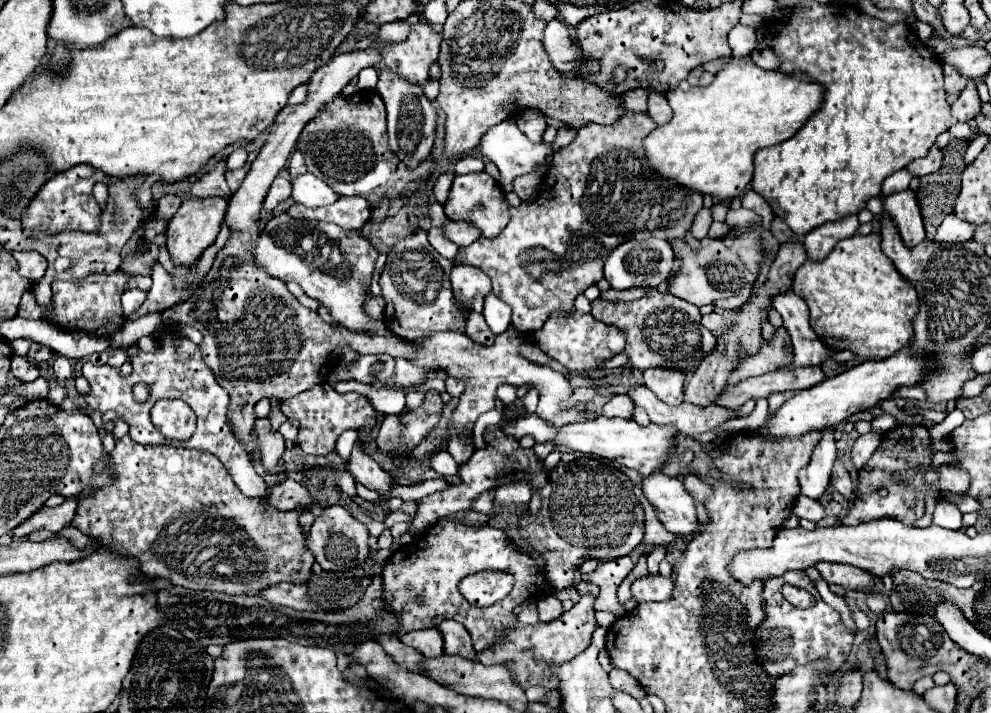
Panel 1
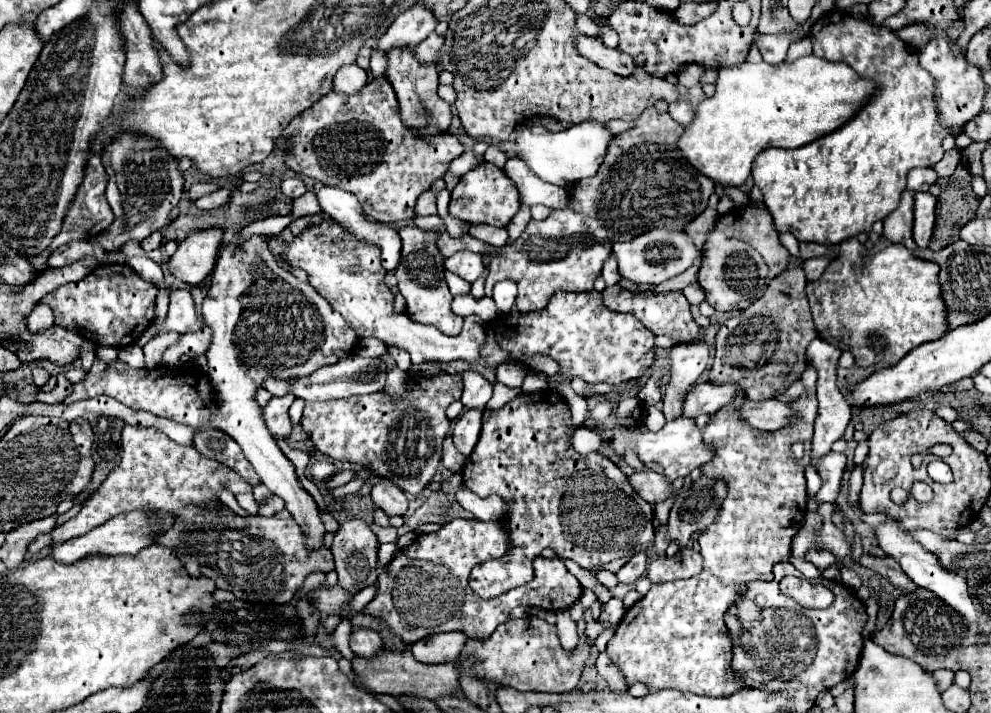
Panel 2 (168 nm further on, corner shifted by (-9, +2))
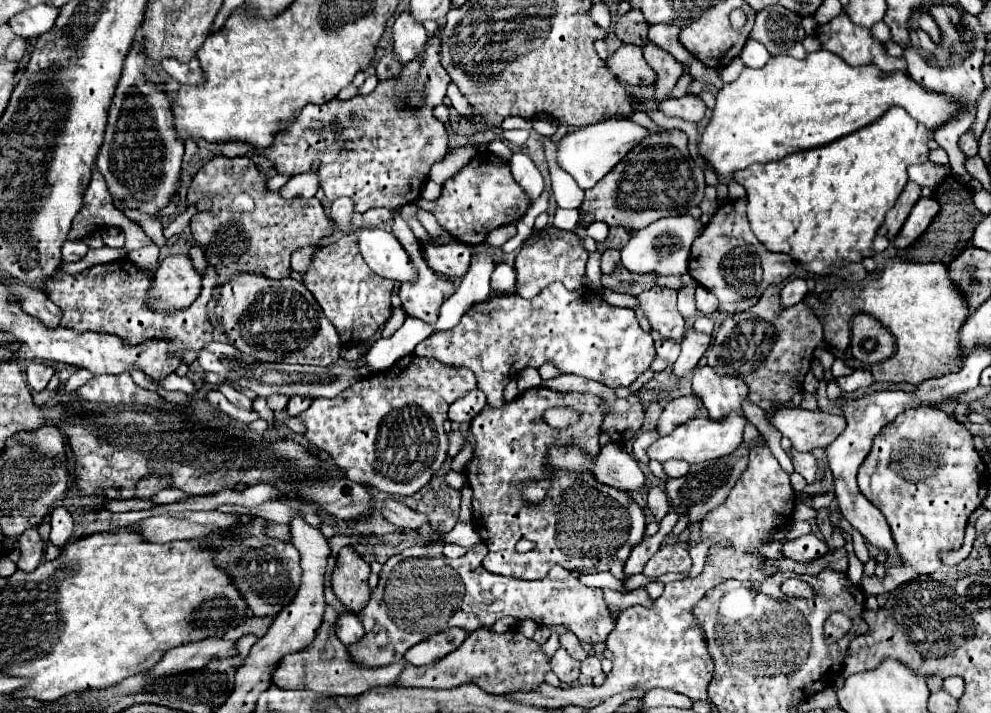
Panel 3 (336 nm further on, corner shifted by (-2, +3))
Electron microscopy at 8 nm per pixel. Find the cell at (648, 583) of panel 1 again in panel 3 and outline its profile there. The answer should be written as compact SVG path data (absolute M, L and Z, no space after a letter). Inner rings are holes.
M663 545L659 549L659 553L655 553L655 557L651 557L651 561L647 561L643 575L647 575L649 579L655 579L659 575L673 573L673 571L689 571L689 567L691 567L691 557L689 557L687 547Z

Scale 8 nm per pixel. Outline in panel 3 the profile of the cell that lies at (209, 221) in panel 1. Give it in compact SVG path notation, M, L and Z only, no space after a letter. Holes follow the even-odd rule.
M171 255L161 261L153 275L147 305L159 313L187 309L201 293L201 277L195 273L187 255Z

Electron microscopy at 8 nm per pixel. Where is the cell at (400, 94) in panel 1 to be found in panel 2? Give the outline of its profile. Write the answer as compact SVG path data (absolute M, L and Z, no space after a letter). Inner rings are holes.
M392 50L388 56L388 68L386 68L386 78L392 84L398 104L400 104L400 114L402 122L418 136L434 136L438 132L446 132L452 120L450 106L438 96L438 68L434 66L418 66L414 58L408 54L398 54L398 50Z

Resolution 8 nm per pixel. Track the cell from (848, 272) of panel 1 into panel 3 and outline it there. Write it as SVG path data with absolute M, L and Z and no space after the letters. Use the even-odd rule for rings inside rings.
M889 259L885 271L879 273L879 277L873 283L869 283L867 287L849 289L849 291L833 291L827 303L821 303L817 297L809 295L809 297L805 297L805 303L809 303L811 309L815 311L815 315L821 319L823 331L825 331L825 341L839 351L845 351L851 343L851 319L857 313L867 313L867 315L879 319L891 331L891 335L895 337L895 343L897 343L895 356L875 364L871 368L870 371L877 382L921 385L927 379L957 373L963 367L963 357L959 353L959 329L963 327L967 317L971 317L971 311L969 311L965 295L959 293L959 289L949 279L949 271L943 263L921 265L921 263L907 263L901 259Z

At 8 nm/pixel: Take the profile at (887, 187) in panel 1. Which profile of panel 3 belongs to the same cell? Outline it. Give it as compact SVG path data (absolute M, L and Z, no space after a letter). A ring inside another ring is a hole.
M925 161L921 165L911 165L907 169L907 173L909 173L909 179L915 181L917 185L935 189L937 185L943 183L945 177L951 175L951 169L949 169L949 165L935 165L931 161Z

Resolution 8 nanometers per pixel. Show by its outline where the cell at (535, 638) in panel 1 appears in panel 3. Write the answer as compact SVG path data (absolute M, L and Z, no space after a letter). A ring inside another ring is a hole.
M489 629L473 631L467 641L449 653L447 657L415 667L411 663L405 665L399 679L393 683L395 687L427 687L427 689L453 689L463 683L475 683L487 693L501 695L505 689L525 689L535 687L545 681L545 673L549 671L549 661L541 651L541 645L527 639L523 633L507 631L501 635L491 633Z

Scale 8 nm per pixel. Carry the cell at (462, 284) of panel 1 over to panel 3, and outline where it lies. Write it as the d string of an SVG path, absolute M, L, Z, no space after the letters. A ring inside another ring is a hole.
M457 241L445 245L433 245L433 243L421 243L421 245L423 245L423 257L435 273L443 273L451 279L463 277L467 273L471 247Z

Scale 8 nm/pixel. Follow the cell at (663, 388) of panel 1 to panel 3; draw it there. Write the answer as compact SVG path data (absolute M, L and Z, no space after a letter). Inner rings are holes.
M687 333L687 337L683 337L680 342L681 352L677 363L673 365L675 375L688 375L694 371L697 366L697 361L701 359L701 355L707 349L709 335L703 333Z

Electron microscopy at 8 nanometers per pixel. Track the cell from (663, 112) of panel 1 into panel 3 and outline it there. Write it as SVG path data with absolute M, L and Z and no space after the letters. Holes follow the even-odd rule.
M685 95L681 99L665 99L657 103L659 111L667 117L681 117L685 121L701 121L705 117L705 103L697 95Z

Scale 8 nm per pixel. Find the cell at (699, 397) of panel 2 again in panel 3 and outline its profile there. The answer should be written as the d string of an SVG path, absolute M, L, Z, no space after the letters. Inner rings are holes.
M689 395L689 397L679 397L671 403L667 403L667 407L663 409L659 421L657 421L657 431L659 437L665 437L671 433L671 429L683 425L687 419L697 415L697 397Z

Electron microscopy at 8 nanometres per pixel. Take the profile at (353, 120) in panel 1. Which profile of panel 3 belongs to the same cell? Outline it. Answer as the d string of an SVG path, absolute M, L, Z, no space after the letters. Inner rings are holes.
M441 25L427 39L425 51L421 53L421 61L415 59L413 63L407 63L399 79L379 81L377 89L367 97L357 95L349 101L333 99L323 107L307 105L283 133L275 135L275 141L271 143L271 147L265 149L265 157L269 157L275 163L275 169L283 175L307 173L311 171L313 163L319 163L319 179L321 179L321 189L325 191L325 197L329 201L335 201L339 197L349 197L357 213L365 213L373 207L397 209L407 203L415 203L423 191L423 185L429 179L431 165L441 161L449 151L445 125L433 117L433 107L437 107L443 101L443 97L447 95L447 85L451 81L447 71L441 65L439 41L441 41ZM411 89L423 89L427 93L427 105L423 105L423 109L403 109L399 105L403 99L403 93L409 93Z

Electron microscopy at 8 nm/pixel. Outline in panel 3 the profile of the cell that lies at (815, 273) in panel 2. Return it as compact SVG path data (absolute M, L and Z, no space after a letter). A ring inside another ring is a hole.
M793 279L793 281L783 283L783 289L781 289L781 309L787 309L791 305L801 303L807 293L809 293L807 283L801 281L801 279Z

